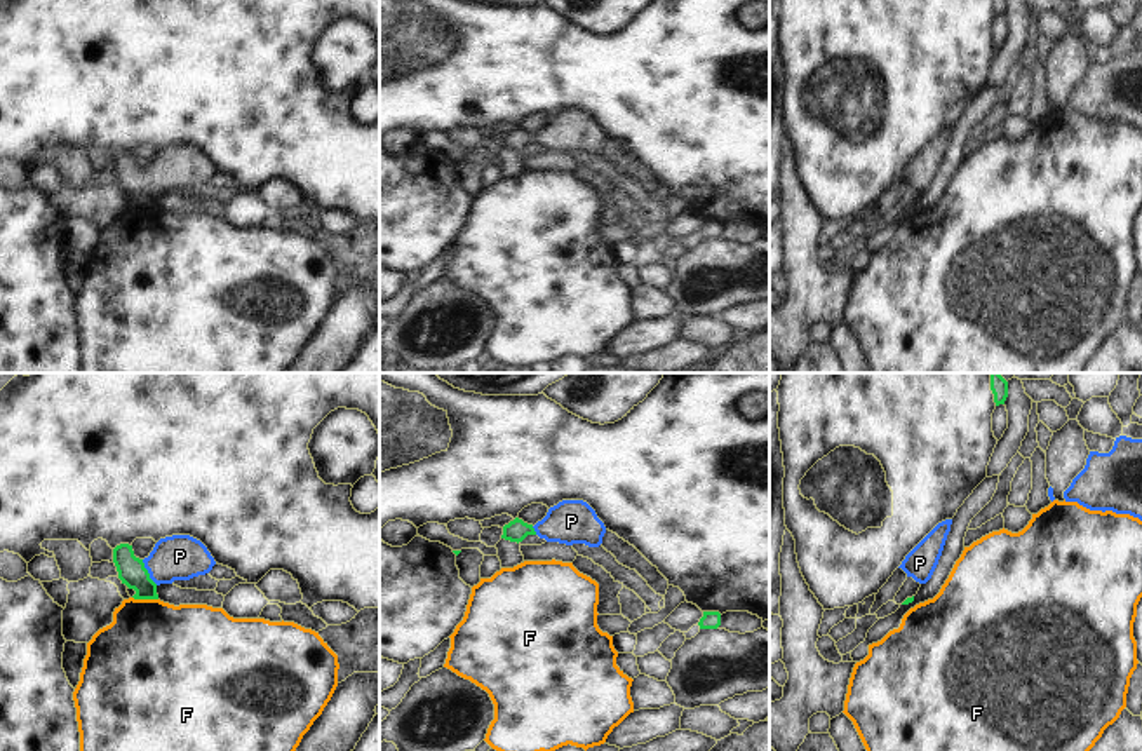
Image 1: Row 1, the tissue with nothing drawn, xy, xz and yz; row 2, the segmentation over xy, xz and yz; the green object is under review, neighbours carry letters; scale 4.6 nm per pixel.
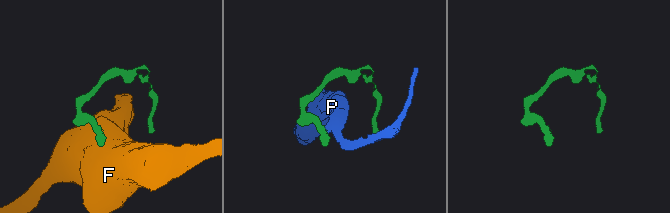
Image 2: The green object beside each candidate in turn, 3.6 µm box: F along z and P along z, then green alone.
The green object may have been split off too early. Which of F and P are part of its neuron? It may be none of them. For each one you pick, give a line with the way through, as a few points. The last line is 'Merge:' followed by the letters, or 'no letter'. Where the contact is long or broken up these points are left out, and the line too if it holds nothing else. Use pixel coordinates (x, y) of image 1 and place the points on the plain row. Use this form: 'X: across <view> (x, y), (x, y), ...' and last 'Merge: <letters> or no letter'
P: across xy (131, 180), (147, 182), (180, 166)
Merge: P

